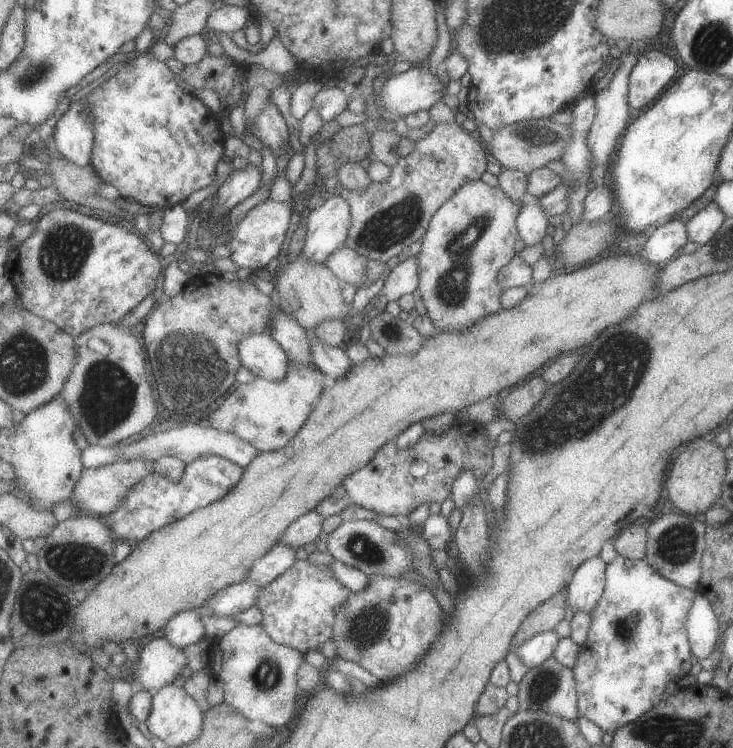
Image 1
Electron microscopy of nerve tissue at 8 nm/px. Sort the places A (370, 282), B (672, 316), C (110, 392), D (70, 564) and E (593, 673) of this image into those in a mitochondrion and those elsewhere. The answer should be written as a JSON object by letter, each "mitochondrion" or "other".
{"A":"other","B":"other","C":"mitochondrion","D":"mitochondrion","E":"other"}

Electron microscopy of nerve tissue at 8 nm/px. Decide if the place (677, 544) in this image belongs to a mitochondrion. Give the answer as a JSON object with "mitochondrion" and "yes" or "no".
{"mitochondrion":"yes"}

